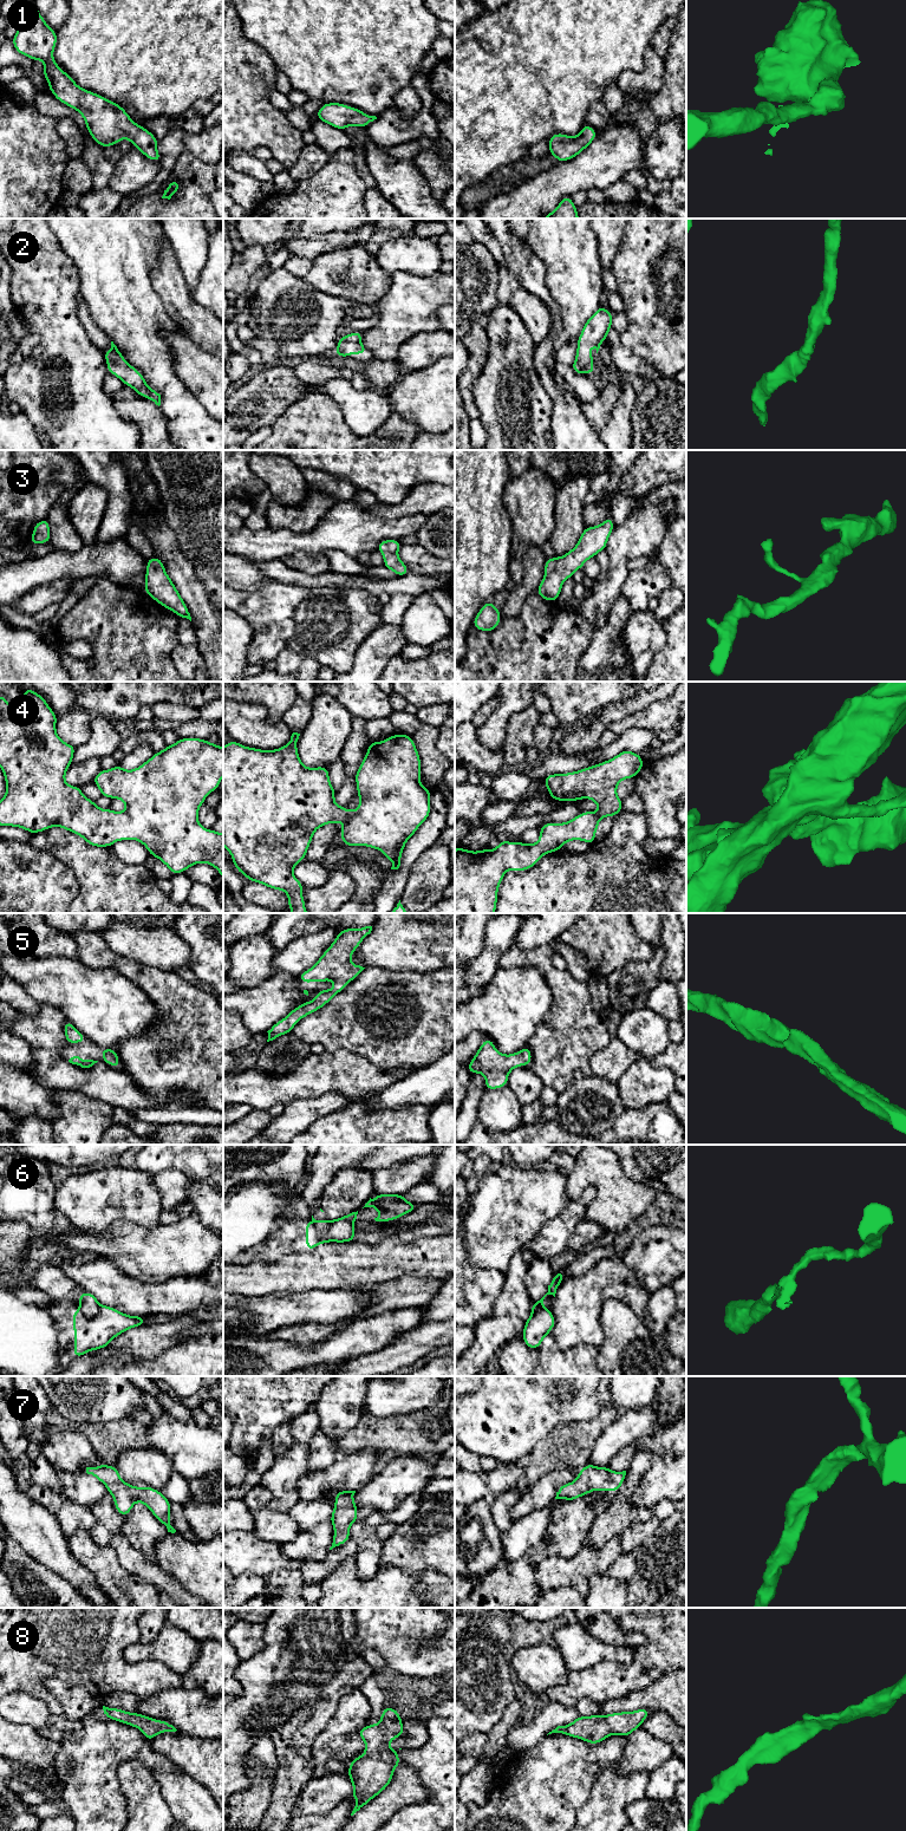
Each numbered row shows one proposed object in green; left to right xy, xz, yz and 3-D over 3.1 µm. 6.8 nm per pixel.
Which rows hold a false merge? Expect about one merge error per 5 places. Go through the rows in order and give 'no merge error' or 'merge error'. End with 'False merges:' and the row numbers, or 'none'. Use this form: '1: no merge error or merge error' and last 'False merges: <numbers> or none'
1: no merge error
2: no merge error
3: no merge error
4: no merge error
5: no merge error
6: merge error
7: no merge error
8: no merge error
False merges: 6

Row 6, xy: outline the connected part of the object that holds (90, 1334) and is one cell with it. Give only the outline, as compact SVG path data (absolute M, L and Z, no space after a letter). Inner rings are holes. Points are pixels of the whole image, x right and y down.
M100 1305L98 1314L92 1318L85 1317L82 1310L77 1309L72 1318L74 1358L89 1351L107 1347L115 1337L128 1329L145 1325L143 1316L129 1316L106 1305Z

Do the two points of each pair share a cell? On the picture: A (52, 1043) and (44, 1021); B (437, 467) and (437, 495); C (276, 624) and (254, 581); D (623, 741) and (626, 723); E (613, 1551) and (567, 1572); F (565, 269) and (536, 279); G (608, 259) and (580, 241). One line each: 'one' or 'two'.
A: one
B: two
C: two
D: two
E: one
F: two
G: two

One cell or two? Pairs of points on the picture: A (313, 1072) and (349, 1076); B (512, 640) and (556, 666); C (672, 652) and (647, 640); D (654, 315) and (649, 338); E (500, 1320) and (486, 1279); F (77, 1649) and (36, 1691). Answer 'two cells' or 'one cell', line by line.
A: one cell
B: one cell
C: two cells
D: one cell
E: two cells
F: one cell

